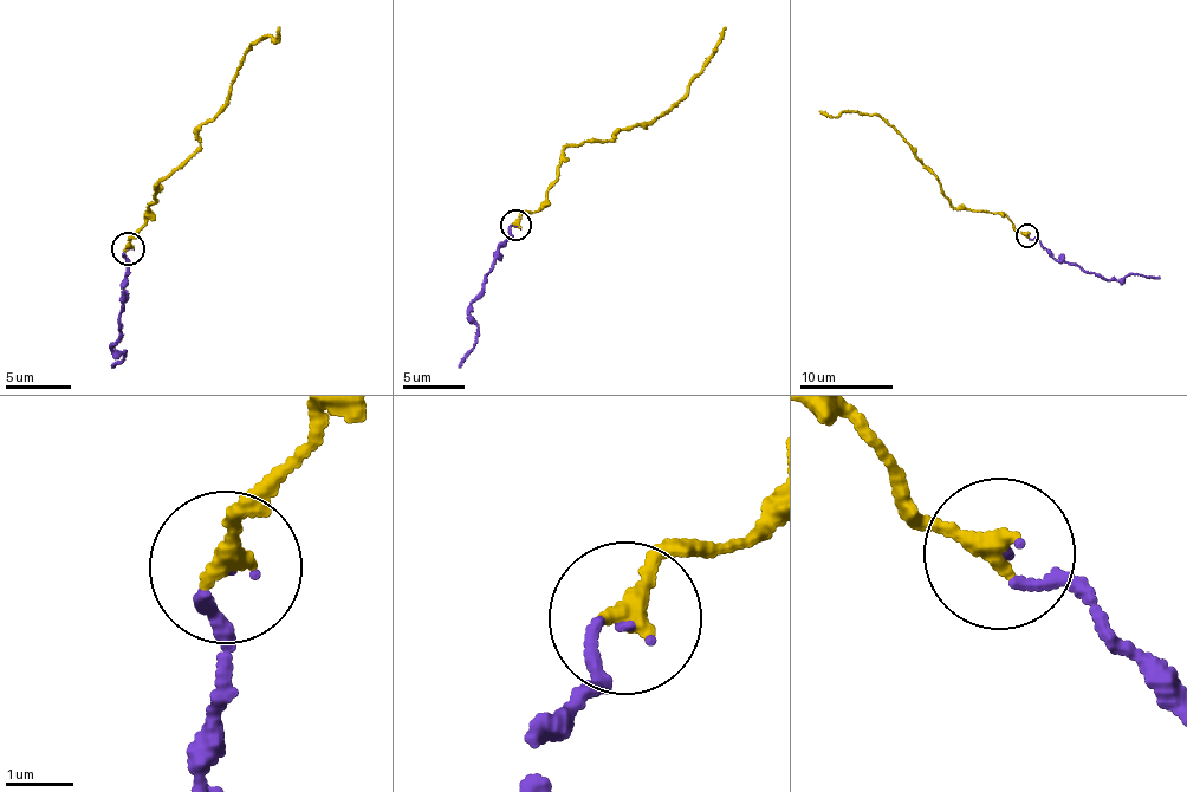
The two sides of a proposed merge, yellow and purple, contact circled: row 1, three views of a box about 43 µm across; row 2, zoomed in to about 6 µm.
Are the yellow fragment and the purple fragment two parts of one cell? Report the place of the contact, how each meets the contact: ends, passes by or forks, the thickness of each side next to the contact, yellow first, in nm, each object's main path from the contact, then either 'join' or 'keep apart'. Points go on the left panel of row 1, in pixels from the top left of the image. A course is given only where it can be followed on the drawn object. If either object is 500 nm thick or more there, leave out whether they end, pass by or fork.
at (128, 248); yellow ends there; purple ends there; 320 nm thick on the yellow side, 110 nm on the other; yellow runs (127, 248), (149, 212), (157, 187), (190, 155), (247, 52), (265, 36), (276, 43), (278, 26); purple runs (128, 250), (127, 298), (115, 350), (124, 352), (124, 356), (112, 365); join

